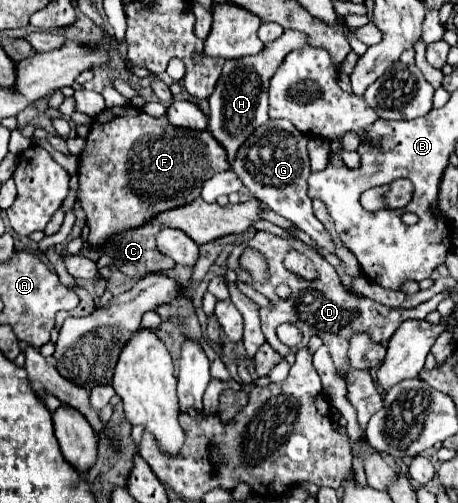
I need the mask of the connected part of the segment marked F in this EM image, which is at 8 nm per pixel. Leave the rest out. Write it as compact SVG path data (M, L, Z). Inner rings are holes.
M131 105L101 111L91 123L77 171L77 199L91 231L91 249L99 249L117 231L139 227L161 211L193 201L209 177L227 169L227 153L209 131L179 129L165 117L153 119Z

